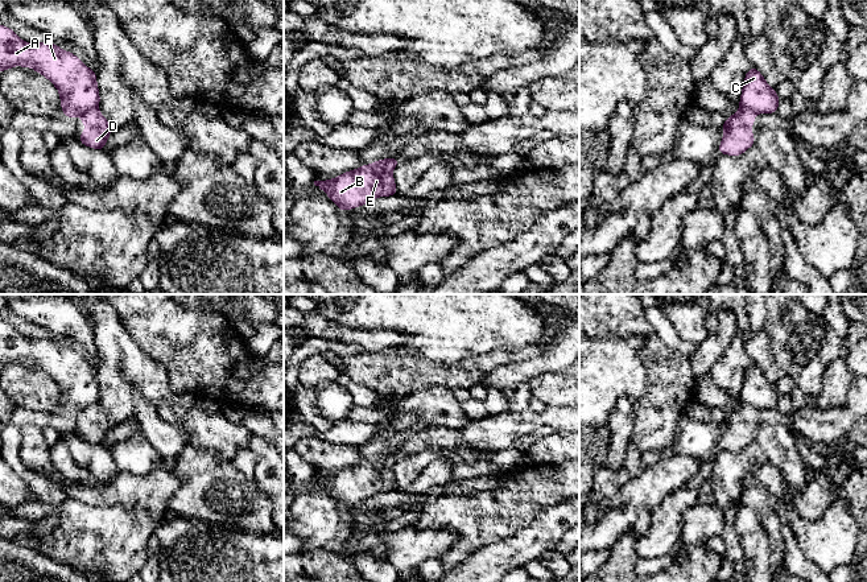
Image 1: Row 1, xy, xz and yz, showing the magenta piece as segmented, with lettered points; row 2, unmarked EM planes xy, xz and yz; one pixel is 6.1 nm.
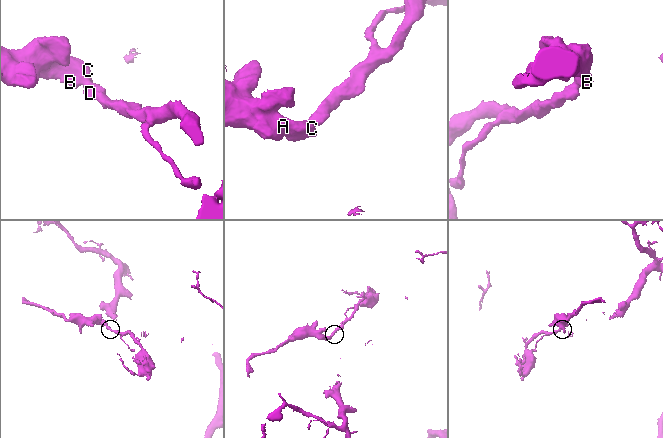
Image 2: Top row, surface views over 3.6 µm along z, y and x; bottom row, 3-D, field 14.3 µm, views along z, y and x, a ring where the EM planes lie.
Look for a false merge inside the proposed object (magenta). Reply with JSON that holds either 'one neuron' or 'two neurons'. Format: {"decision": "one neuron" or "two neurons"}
{"decision": "two neurons"}

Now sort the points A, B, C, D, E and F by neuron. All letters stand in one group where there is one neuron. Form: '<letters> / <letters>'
A B C E F / D

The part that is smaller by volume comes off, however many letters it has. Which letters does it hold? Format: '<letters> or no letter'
A, B, C, E, F

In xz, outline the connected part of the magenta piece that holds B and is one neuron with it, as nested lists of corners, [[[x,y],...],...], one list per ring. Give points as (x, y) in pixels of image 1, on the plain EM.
[[[385,455],[363,461],[329,476],[314,476],[340,507],[363,501],[377,492],[396,491],[397,483]]]

